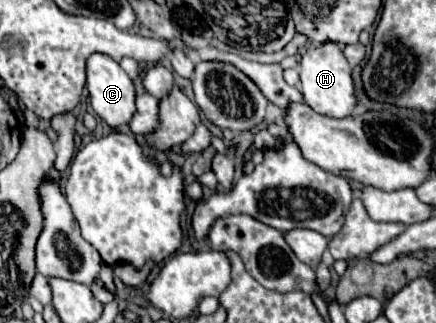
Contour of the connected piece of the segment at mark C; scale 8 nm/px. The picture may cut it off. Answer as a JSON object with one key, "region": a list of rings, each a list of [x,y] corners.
{"region":[[[91,54],[85,64],[85,76],[87,76],[87,90],[93,110],[111,126],[125,126],[129,118],[133,116],[133,98],[135,98],[135,86],[133,80],[125,74],[125,70],[107,54]]]}

